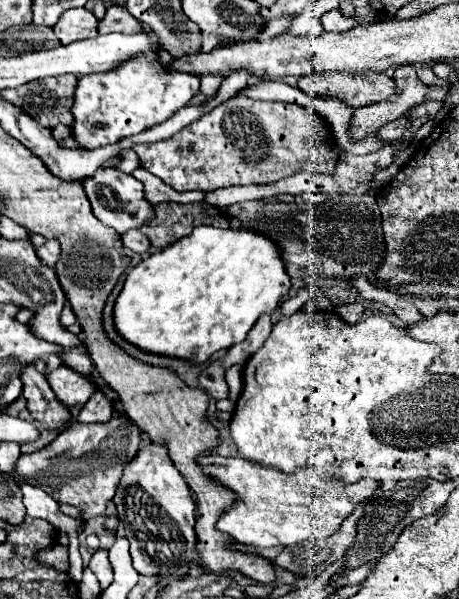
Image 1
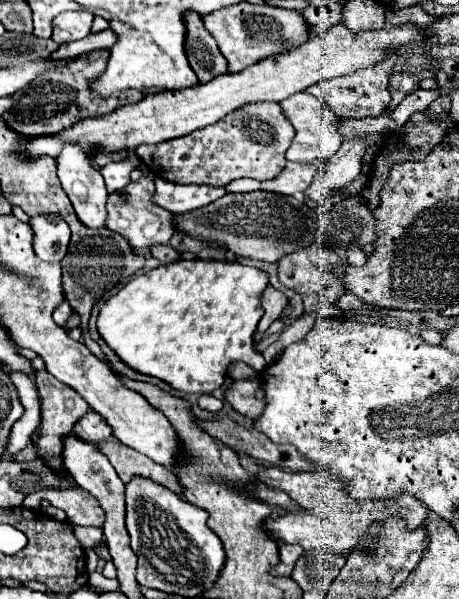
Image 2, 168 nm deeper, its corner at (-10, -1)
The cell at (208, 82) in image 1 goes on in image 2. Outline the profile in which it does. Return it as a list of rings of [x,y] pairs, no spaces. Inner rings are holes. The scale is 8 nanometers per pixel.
[[[238,3],[222,11],[214,11],[214,15],[206,15],[204,25],[216,39],[226,61],[230,63],[230,73],[244,71],[248,65],[258,63],[268,55],[280,53],[288,45],[300,45],[310,39],[310,25],[304,21],[302,13],[268,5]]]

